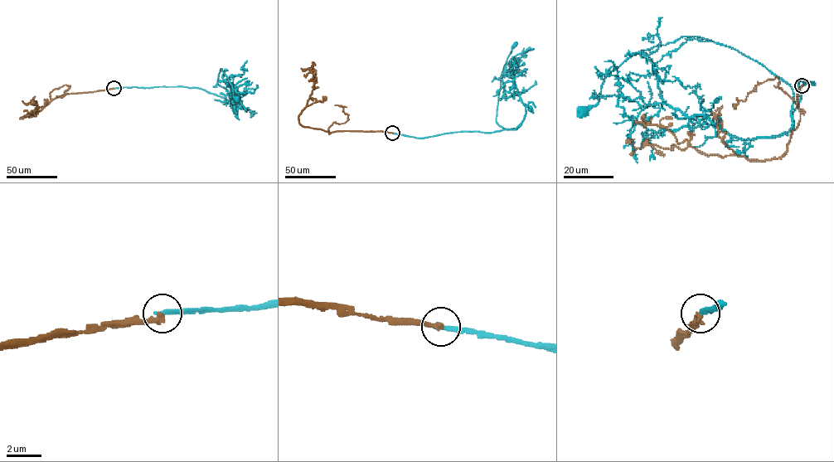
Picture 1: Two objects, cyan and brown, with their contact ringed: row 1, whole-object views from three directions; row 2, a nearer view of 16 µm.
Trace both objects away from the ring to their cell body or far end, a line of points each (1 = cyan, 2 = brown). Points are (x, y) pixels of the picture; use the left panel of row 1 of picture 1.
1: (113, 88), (197, 87), (238, 107), (236, 100), (217, 83), (222, 68), (236, 99)
2: (113, 88), (64, 94), (20, 119), (32, 116), (38, 109), (33, 100), (26, 104), (21, 101)

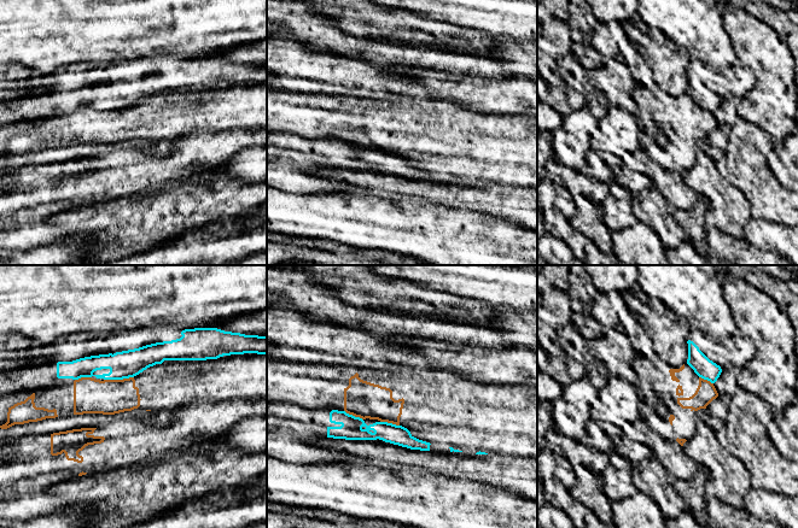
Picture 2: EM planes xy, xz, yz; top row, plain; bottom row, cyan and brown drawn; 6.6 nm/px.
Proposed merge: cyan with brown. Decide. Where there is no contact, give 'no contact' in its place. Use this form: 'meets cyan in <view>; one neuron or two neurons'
meets cyan in xy; two neurons

